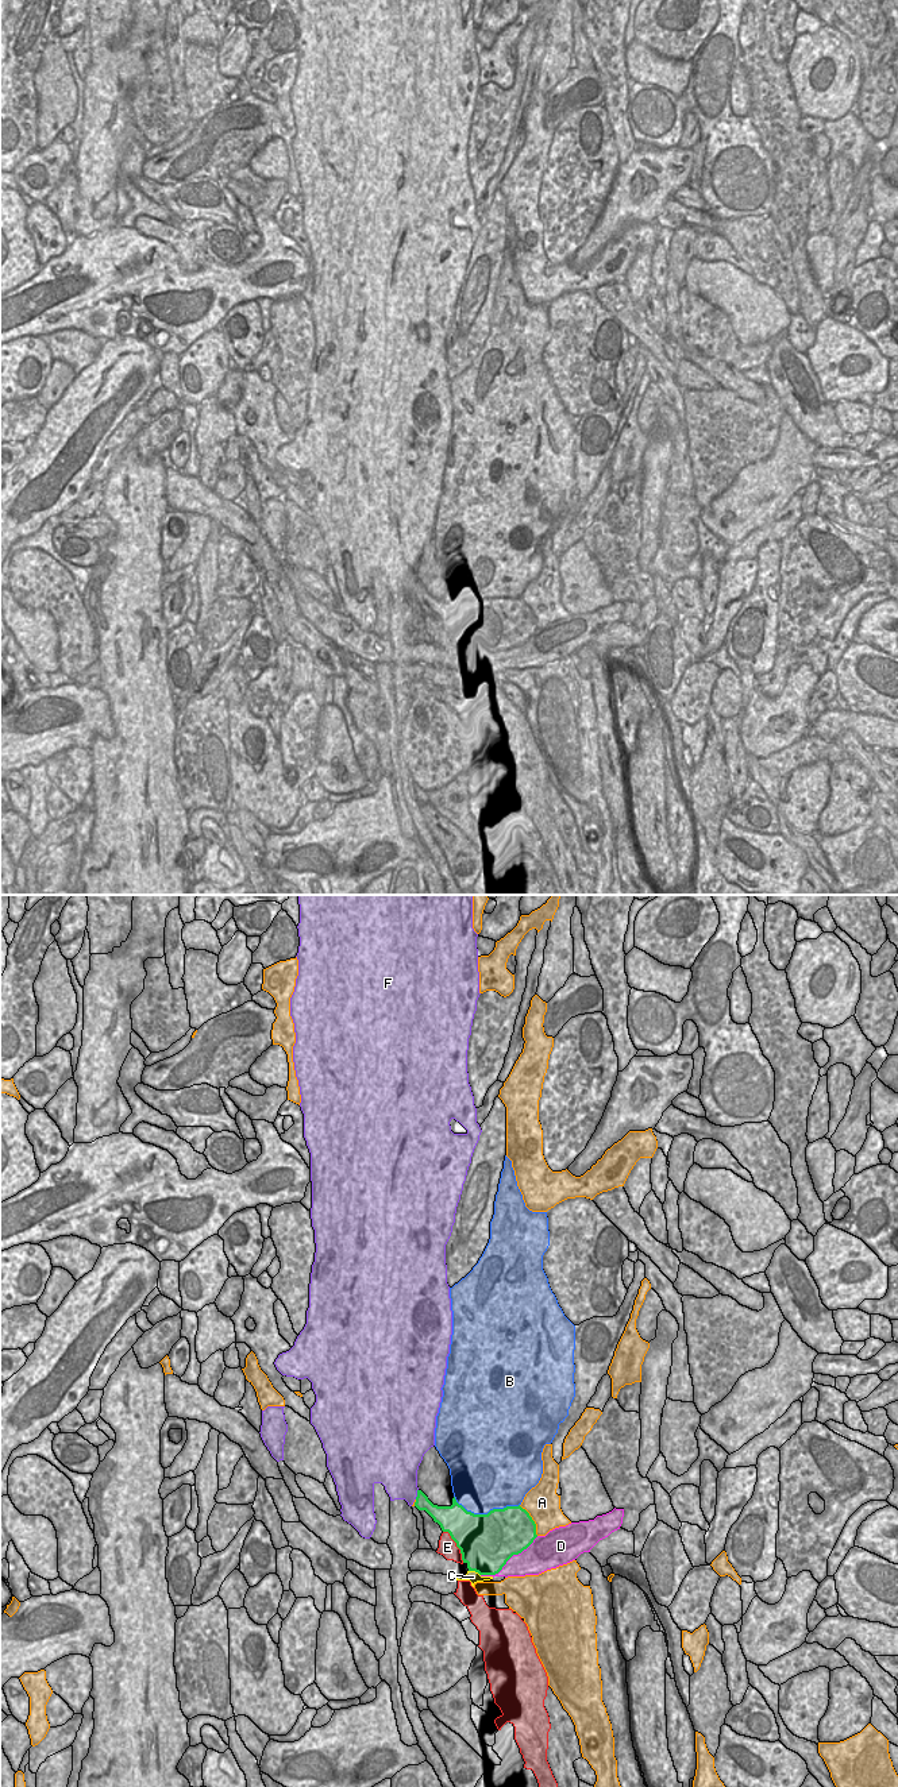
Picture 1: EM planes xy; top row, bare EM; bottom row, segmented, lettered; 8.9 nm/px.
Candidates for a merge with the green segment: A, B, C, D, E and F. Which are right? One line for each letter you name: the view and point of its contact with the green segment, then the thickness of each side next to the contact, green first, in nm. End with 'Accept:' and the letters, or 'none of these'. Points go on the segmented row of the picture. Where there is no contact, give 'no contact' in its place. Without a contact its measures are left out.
Accept: none of these

